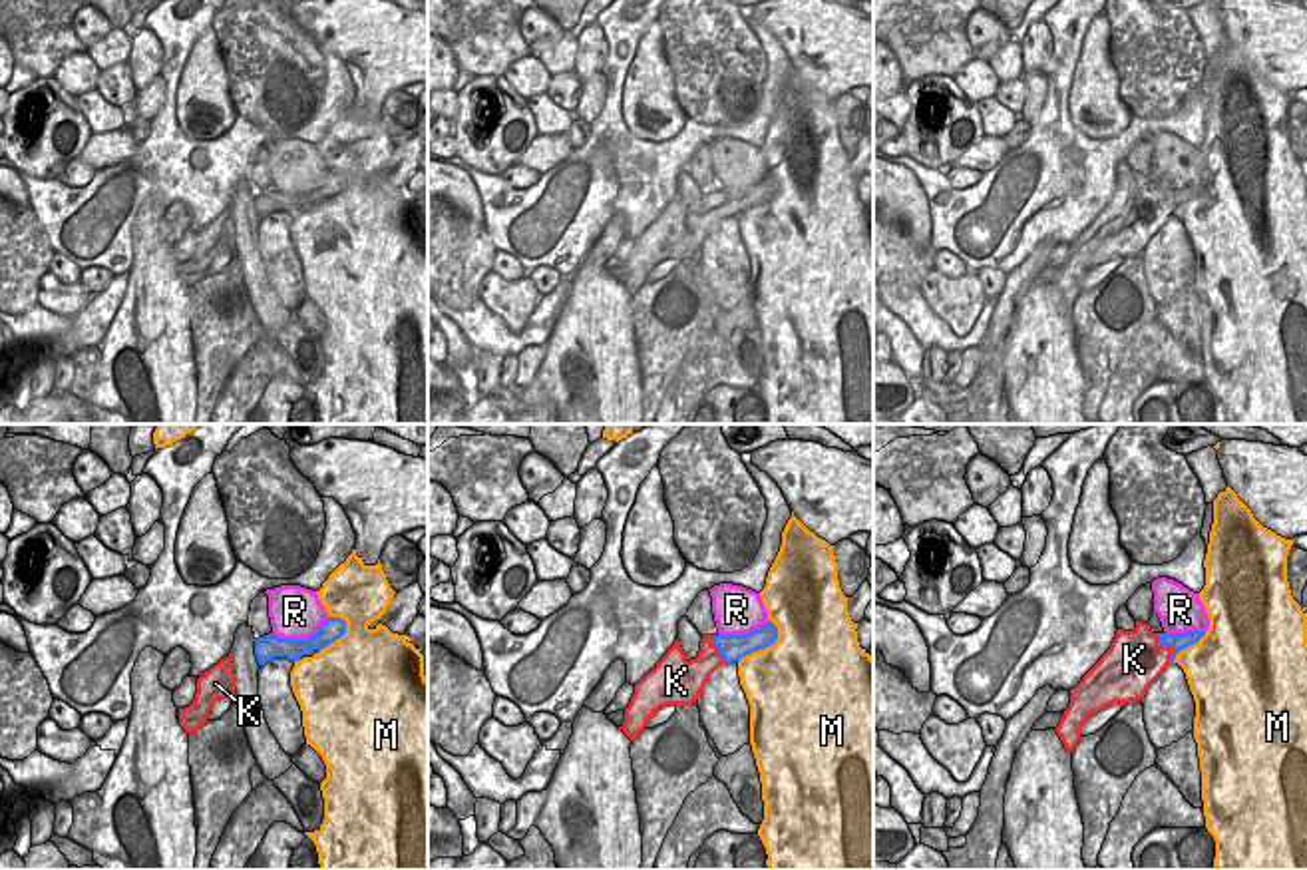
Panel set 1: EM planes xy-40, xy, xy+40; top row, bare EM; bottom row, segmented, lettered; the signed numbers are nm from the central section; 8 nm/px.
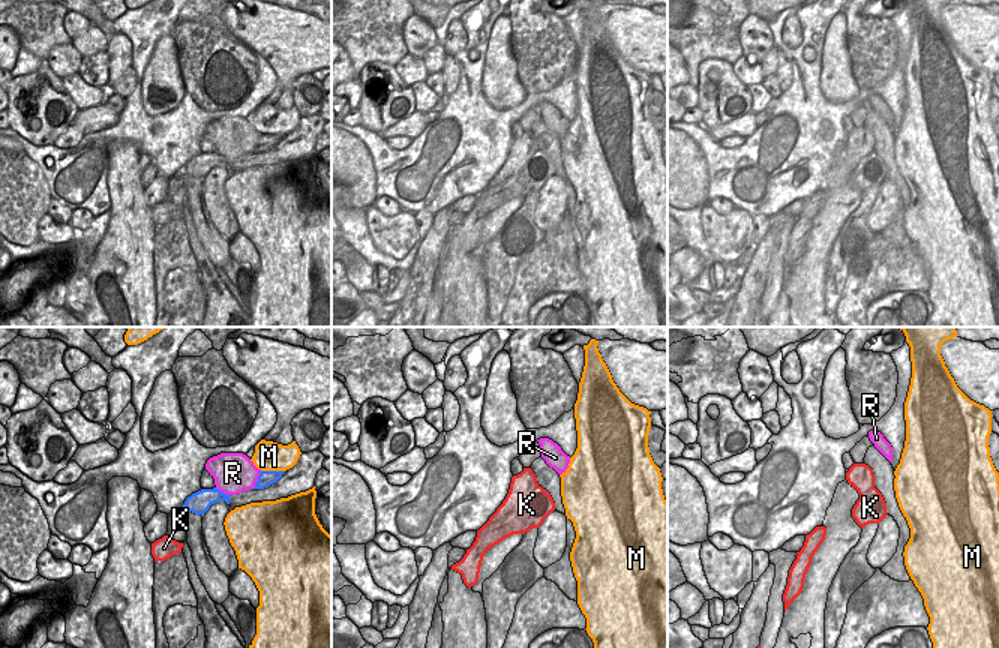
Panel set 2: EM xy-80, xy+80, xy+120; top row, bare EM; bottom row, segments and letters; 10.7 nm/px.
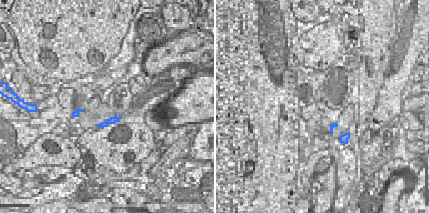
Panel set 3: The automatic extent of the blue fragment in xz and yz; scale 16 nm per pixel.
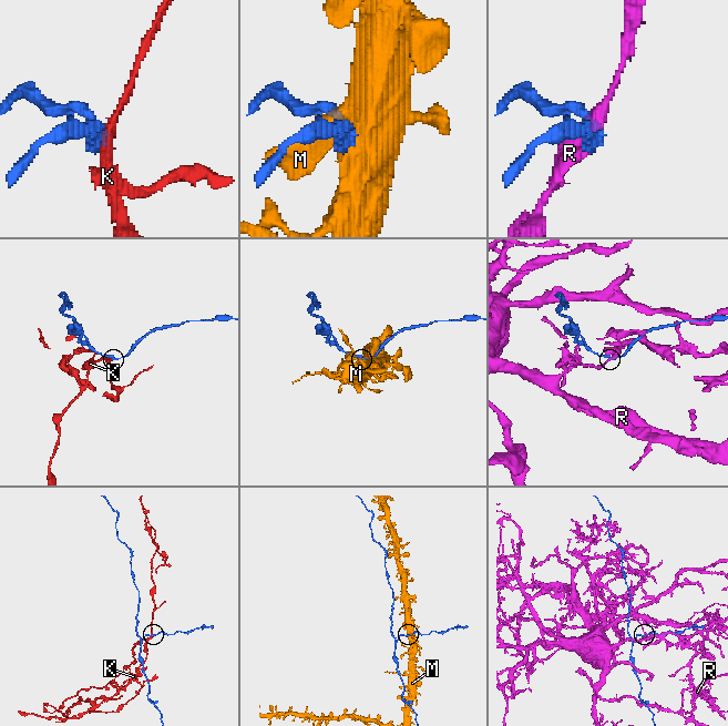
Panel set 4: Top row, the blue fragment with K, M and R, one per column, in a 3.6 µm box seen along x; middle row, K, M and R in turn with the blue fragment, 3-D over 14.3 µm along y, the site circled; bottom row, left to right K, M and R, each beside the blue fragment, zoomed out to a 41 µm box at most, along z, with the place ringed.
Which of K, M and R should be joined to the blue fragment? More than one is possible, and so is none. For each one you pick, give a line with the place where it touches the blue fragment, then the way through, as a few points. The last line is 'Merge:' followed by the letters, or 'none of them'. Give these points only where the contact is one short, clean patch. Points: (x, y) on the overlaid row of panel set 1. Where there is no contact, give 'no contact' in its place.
Merge: none of them

